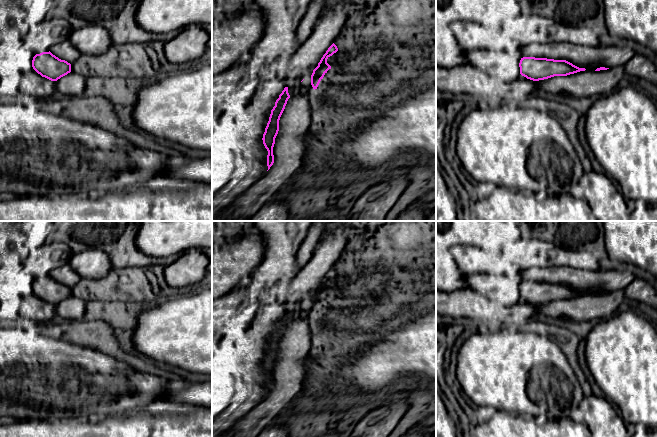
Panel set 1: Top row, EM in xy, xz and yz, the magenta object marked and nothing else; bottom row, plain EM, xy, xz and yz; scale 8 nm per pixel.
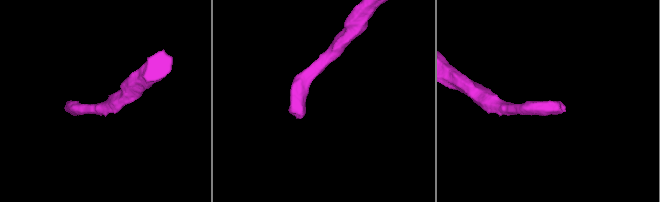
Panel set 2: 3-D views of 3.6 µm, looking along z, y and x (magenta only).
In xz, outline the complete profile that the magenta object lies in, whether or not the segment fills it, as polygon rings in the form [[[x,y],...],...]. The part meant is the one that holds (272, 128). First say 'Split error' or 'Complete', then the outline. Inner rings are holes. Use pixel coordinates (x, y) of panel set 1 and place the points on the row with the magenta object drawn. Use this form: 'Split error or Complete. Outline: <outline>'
Complete. Outline: [[[285,87],[282,93],[279,95],[279,98],[276,100],[275,106],[271,110],[269,121],[263,134],[262,138],[263,144],[268,151],[267,155],[268,170],[274,163],[273,147],[275,144],[275,138],[279,131],[279,120],[289,98],[290,95],[288,93],[288,87]]]

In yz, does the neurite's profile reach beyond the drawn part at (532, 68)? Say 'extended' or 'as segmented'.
as segmented

